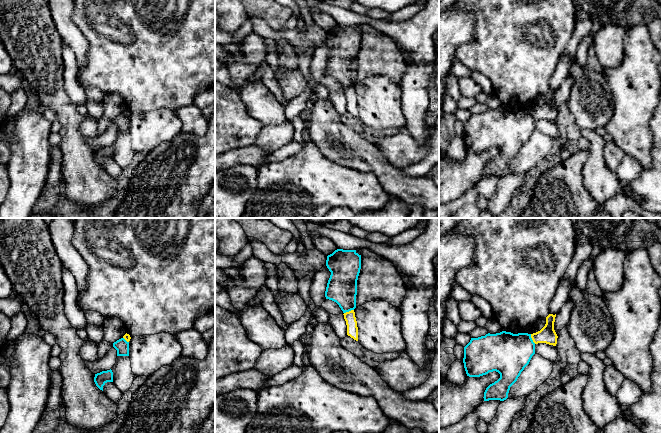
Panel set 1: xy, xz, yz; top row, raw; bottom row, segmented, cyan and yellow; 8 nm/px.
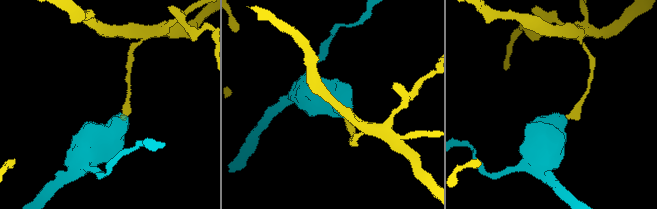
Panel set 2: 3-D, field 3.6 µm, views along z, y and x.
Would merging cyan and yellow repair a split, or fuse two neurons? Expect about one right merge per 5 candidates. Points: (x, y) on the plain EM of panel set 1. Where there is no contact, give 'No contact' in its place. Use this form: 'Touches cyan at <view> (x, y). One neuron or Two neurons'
Touches cyan at xz (348, 87). Two neurons

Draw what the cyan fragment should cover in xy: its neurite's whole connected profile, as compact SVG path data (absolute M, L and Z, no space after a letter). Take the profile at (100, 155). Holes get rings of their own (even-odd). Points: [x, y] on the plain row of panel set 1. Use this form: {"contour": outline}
{"contour": "M112 146L102 147L100 149L95 150L94 158L96 162L103 167L103 162L107 158L113 158L113 148Z"}

